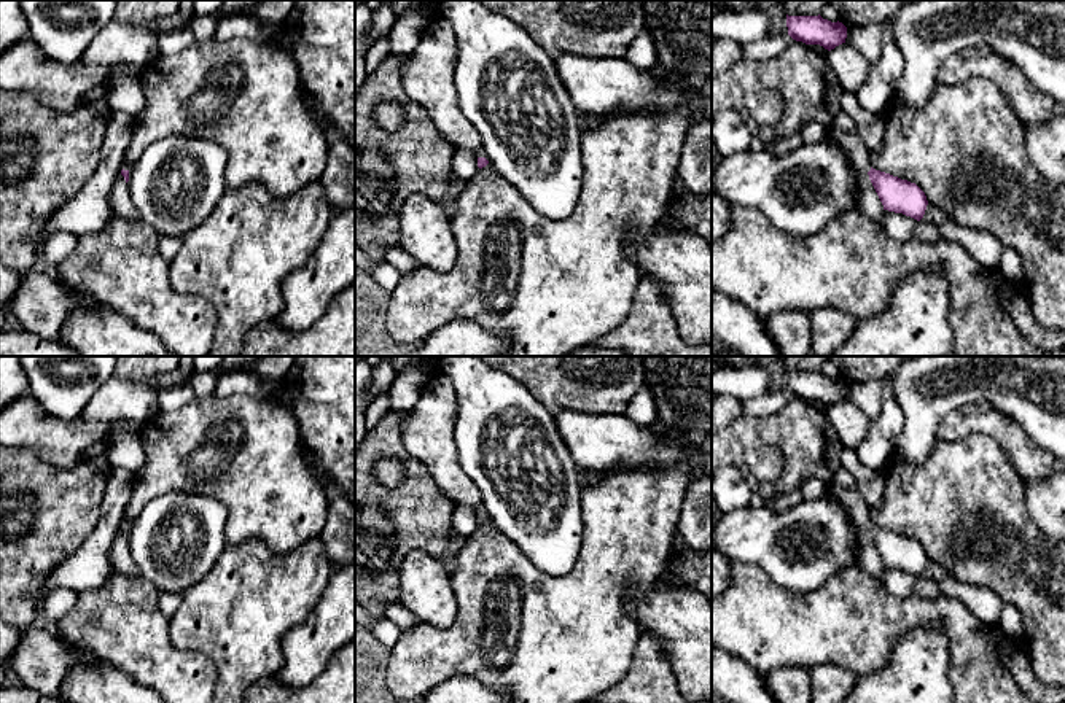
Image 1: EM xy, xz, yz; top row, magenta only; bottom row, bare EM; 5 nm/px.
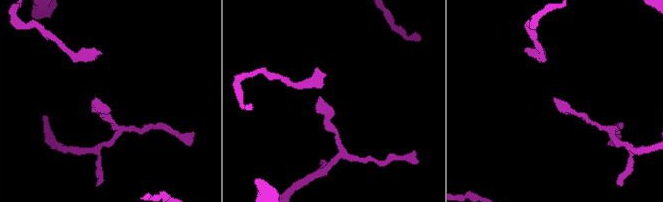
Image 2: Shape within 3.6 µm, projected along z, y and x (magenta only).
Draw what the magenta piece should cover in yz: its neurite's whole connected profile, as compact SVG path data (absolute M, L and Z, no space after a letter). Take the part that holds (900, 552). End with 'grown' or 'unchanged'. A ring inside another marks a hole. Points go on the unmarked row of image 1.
M844 466L837 469L831 491L844 503L856 526L869 531L884 566L903 569L917 577L923 574L928 561L925 549L915 539L871 523L855 477Z | grown

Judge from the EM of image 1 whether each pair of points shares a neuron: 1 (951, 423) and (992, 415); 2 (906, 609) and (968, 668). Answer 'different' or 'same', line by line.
1: same
2: same

